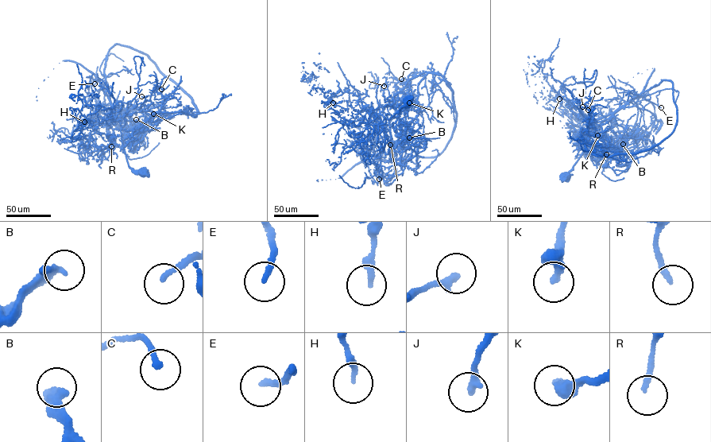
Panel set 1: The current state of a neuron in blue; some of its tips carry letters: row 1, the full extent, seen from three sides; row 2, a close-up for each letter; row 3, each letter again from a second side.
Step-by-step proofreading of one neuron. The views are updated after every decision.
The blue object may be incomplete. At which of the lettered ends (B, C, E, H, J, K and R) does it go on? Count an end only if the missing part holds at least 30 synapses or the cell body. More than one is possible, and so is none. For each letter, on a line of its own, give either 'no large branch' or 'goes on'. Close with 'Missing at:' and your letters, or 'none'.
B: no large branch
C: no large branch
E: no large branch
H: no large branch
J: no large branch
K: no large branch
R: no large branch
Missing at: none

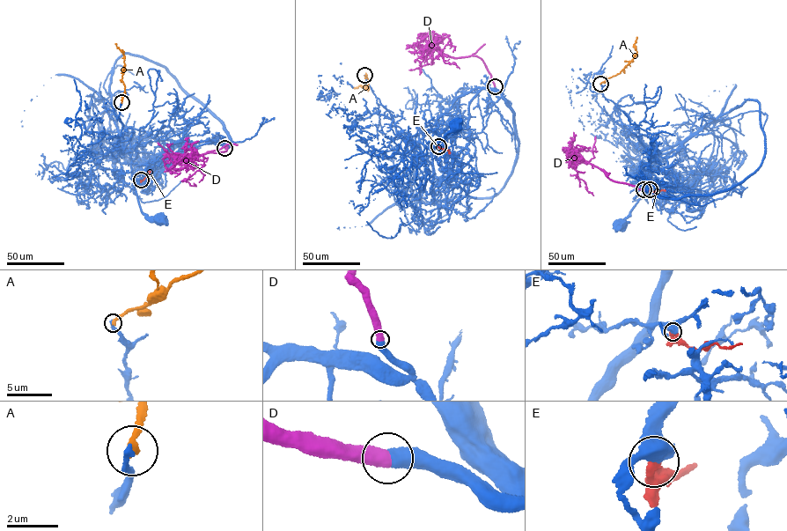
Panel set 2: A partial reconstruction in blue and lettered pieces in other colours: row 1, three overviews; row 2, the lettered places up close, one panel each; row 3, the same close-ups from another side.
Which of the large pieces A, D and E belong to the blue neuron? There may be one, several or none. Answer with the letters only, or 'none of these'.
none of these

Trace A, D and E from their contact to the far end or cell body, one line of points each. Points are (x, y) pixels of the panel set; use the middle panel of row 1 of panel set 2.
A: (364, 75), (369, 81), (367, 89), (359, 85), (354, 88)
D: (494, 86), (481, 58), (440, 53), (433, 46), (437, 39), (449, 39), (442, 57), (459, 69)
E: (437, 146), (447, 150), (450, 153)

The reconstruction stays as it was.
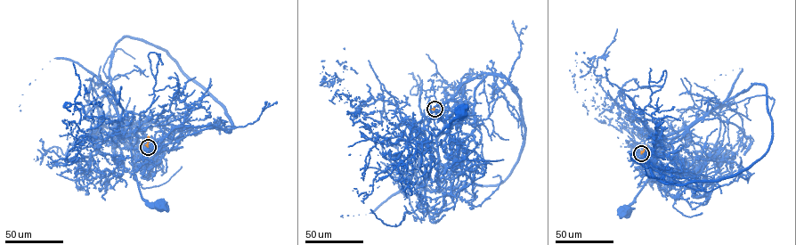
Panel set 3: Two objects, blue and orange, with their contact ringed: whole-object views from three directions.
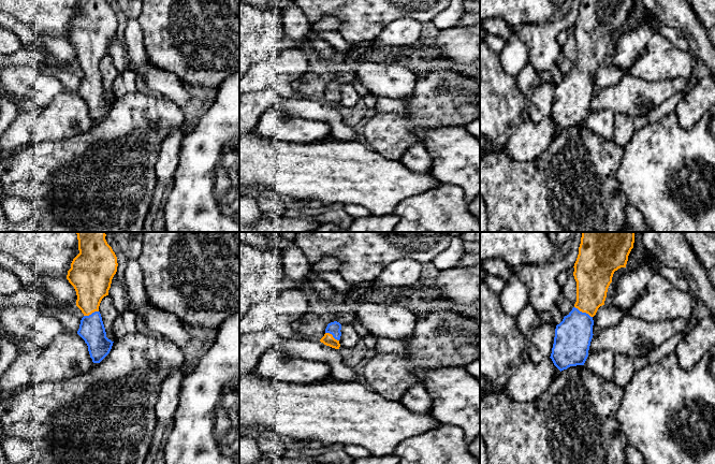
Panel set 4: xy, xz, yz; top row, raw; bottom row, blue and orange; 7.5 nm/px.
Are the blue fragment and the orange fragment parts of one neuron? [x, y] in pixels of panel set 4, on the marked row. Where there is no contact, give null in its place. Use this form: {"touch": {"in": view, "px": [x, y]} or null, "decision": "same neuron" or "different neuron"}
{"touch": {"in": "yz", "px": [583, 313]}, "decision": "same neuron"}

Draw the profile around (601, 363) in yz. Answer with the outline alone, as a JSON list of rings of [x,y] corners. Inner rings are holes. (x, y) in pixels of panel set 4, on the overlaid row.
[[[611,350],[588,353],[584,365],[599,377],[614,381],[614,352]]]

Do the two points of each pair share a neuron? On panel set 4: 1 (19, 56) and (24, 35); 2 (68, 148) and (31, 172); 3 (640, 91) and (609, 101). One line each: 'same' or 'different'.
1: different
2: same
3: same

